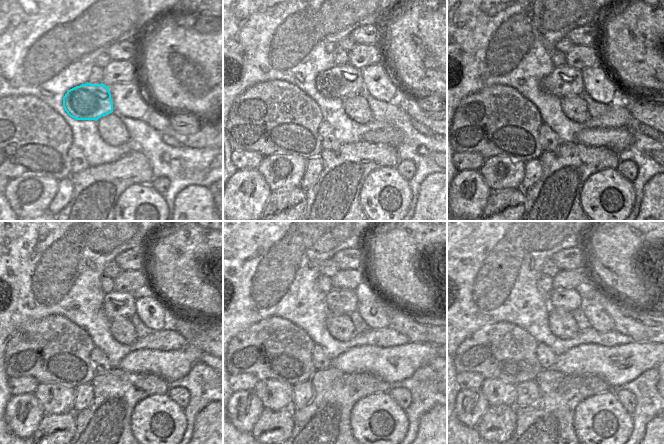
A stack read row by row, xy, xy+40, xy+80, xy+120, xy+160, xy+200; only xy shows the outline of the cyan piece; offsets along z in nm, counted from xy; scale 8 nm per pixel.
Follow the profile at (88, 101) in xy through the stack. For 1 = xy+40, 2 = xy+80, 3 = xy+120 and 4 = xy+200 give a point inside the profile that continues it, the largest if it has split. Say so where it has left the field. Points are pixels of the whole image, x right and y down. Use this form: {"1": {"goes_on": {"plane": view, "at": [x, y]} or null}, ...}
{"1": {"goes_on": {"plane": "xy+40", "at": [344, 81]}}, "2": {"goes_on": {"plane": "xy+80", "at": [564, 81]}}, "3": {"goes_on": {"plane": "xy+120", "at": [116, 304]}}, "4": {"goes_on": {"plane": "xy+200", "at": [569, 300]}}}

